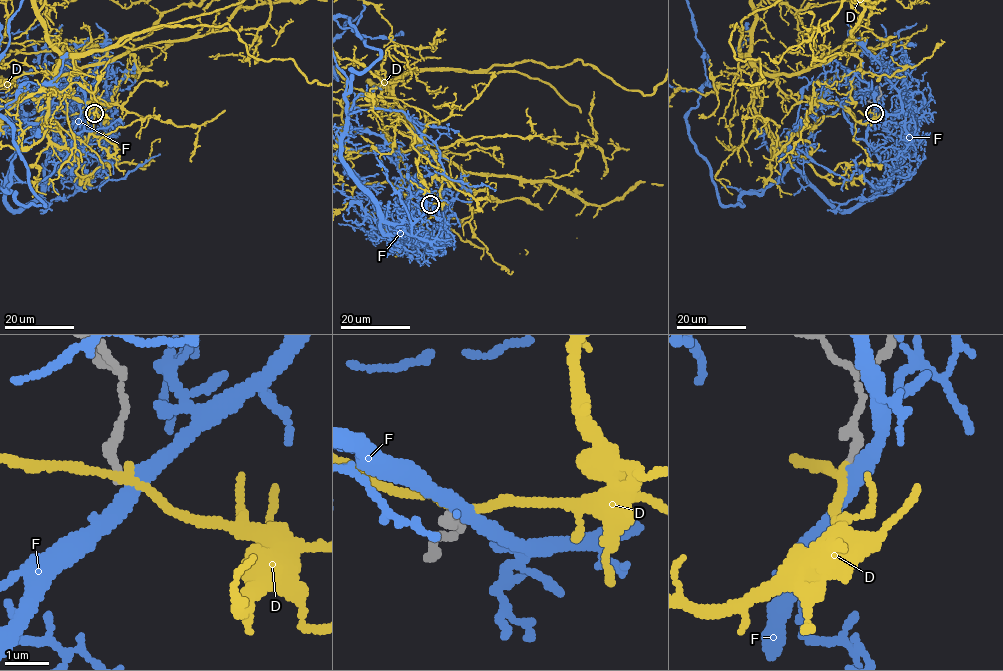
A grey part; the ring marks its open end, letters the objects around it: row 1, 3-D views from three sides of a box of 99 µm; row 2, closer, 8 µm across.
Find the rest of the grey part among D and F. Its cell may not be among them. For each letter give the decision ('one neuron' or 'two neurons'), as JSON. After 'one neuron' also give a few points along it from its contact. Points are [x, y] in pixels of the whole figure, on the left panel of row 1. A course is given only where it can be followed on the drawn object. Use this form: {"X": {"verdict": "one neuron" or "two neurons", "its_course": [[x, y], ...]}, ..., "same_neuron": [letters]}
{"D": {"verdict": "two neurons"}, "F": {"verdict": "one neuron"}, "same_neuron": ["F"]}

